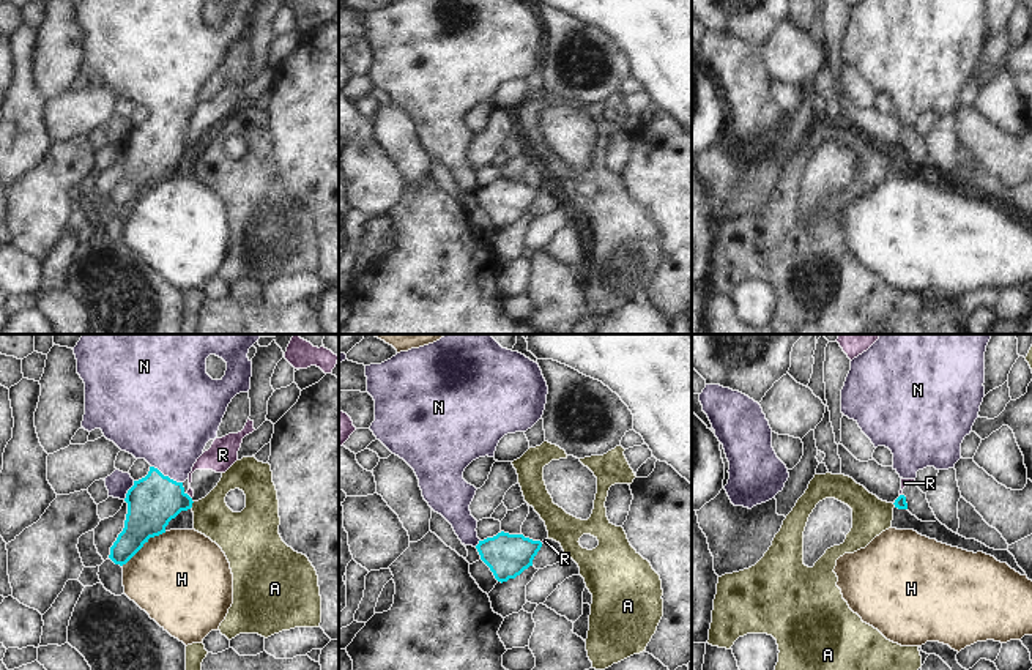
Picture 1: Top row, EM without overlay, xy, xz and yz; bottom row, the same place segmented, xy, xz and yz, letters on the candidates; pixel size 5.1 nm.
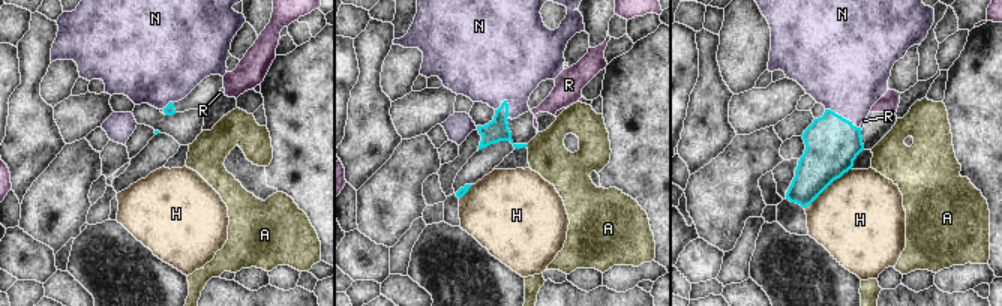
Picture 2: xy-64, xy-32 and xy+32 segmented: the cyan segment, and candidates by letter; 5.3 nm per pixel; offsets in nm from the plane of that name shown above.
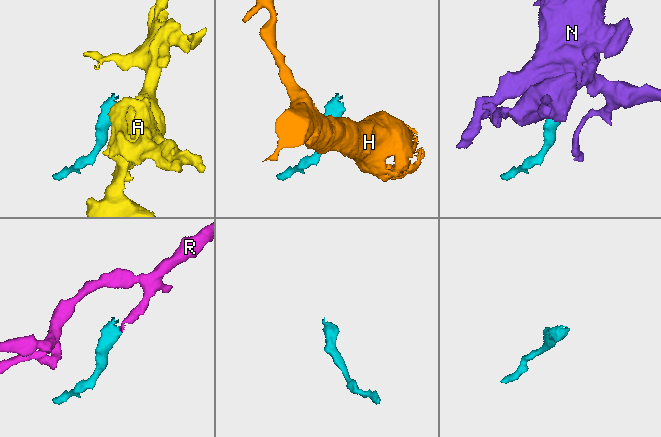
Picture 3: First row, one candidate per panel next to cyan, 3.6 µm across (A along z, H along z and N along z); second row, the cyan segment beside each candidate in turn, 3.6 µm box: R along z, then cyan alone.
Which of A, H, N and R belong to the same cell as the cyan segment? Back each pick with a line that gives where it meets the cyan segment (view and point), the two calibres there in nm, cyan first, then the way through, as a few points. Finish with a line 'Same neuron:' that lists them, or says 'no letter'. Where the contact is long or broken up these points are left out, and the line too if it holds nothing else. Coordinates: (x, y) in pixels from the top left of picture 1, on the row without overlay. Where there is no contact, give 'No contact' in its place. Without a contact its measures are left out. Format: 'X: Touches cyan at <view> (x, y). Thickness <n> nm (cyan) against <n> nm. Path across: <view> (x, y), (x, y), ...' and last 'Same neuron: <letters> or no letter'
N: Touches cyan at xy (167, 123). Thickness 260 nm (cyan) against 400 nm. Path across: xy (155, 147), (161, 141), (167, 123), (169, 74)
Same neuron: N

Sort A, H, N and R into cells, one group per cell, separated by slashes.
A / H / N / R

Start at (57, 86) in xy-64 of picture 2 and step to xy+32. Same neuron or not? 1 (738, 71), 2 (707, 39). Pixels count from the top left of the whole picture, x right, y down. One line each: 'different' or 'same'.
1: same
2: different

